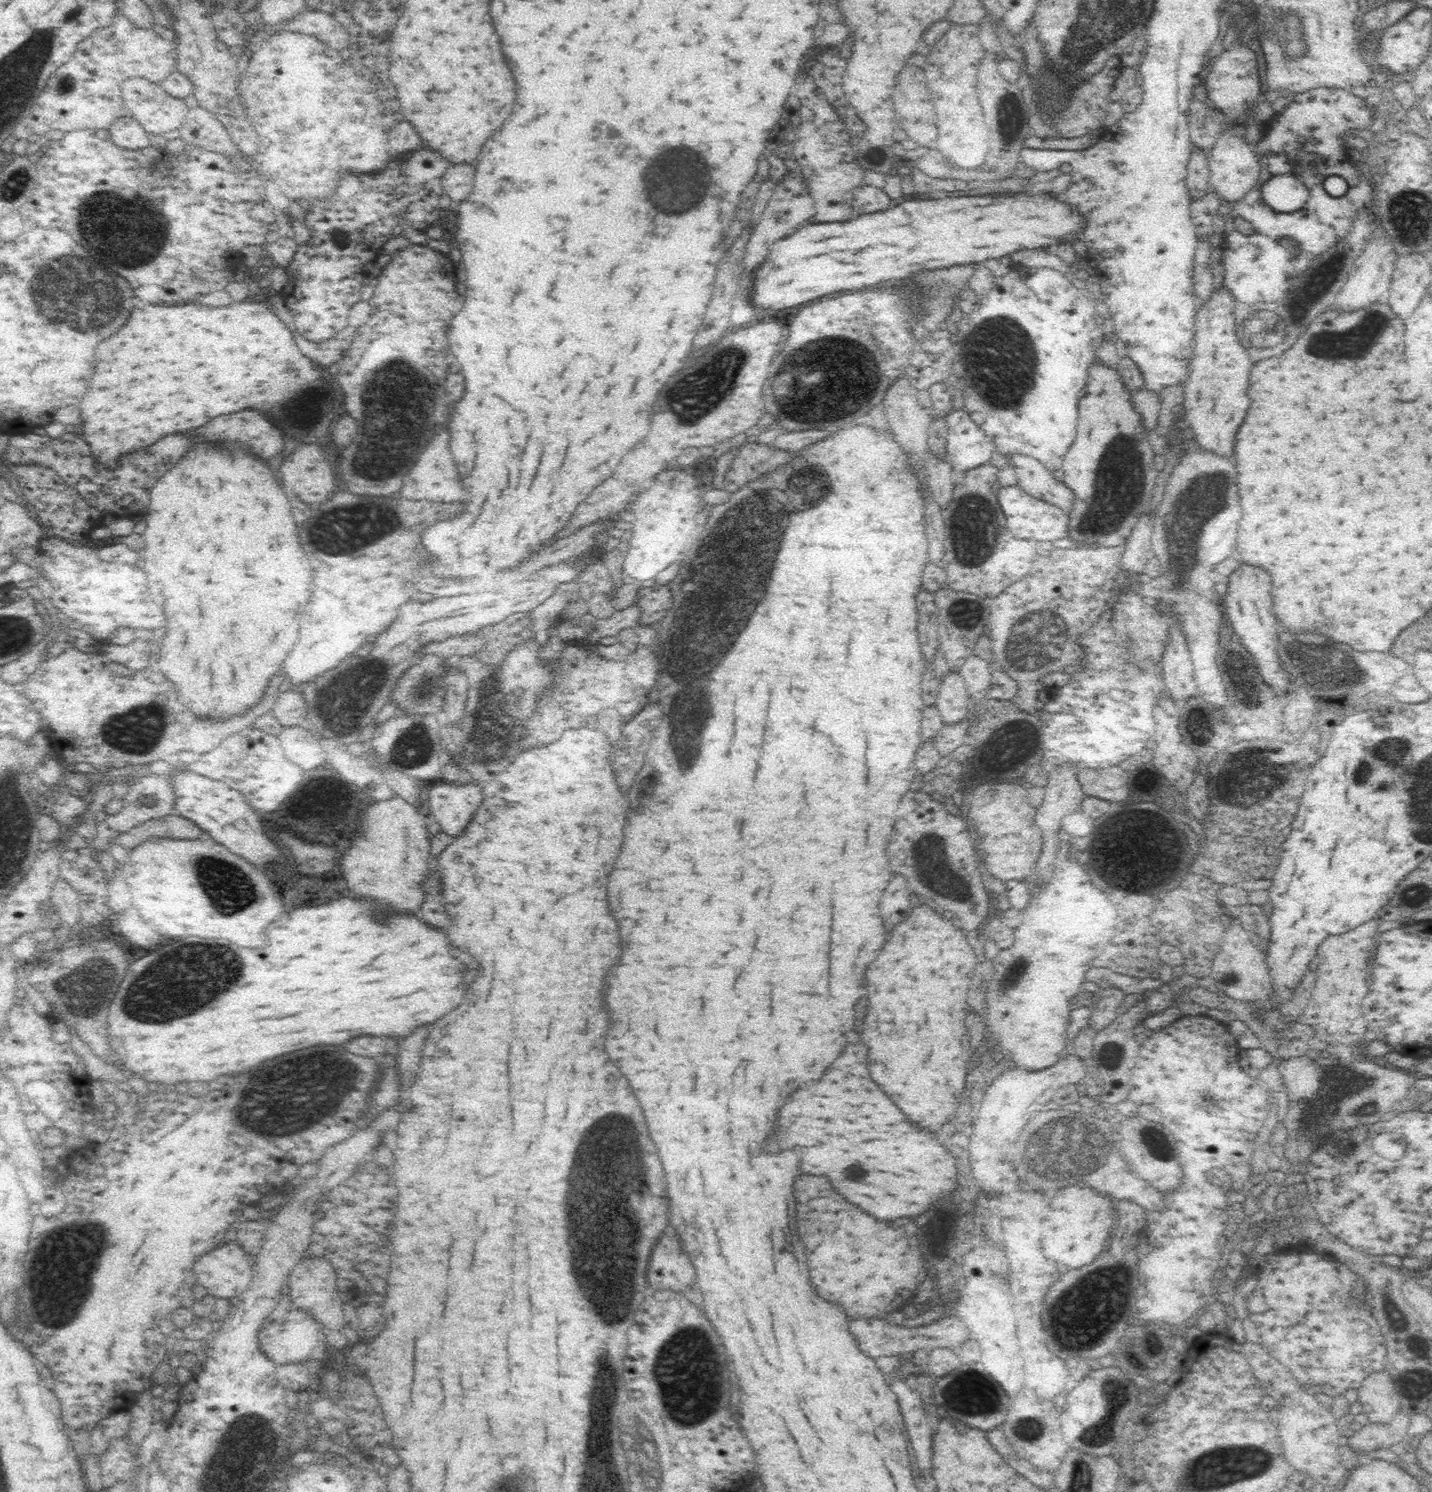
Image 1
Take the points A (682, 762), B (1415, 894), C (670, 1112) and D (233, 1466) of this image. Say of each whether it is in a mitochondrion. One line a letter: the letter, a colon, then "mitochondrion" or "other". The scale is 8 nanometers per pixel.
A: mitochondrion
B: mitochondrion
C: other
D: mitochondrion

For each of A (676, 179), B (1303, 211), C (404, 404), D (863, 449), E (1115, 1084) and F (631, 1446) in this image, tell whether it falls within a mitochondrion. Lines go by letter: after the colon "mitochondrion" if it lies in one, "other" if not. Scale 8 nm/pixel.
A: mitochondrion
B: other
C: mitochondrion
D: other
E: other
F: other

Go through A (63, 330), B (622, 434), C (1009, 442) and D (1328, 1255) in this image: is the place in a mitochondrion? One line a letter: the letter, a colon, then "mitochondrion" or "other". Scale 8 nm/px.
A: mitochondrion
B: other
C: other
D: other

